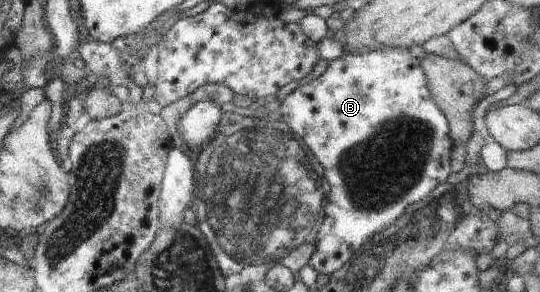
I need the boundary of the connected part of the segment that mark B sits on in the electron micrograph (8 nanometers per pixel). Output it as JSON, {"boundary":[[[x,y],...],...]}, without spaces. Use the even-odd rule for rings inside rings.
{"boundary":[[[382,48],[375,51],[361,52],[359,54],[344,53],[341,57],[330,61],[326,71],[305,83],[298,85],[297,88],[285,97],[285,100],[280,103],[279,112],[281,119],[285,122],[293,133],[308,147],[308,154],[313,155],[318,161],[319,166],[324,169],[324,177],[330,185],[327,205],[325,205],[325,217],[319,233],[317,233],[317,243],[315,243],[315,251],[309,259],[309,265],[324,275],[331,275],[338,269],[341,269],[351,257],[371,237],[385,229],[387,225],[391,225],[403,211],[410,205],[421,203],[425,197],[429,197],[429,193],[440,183],[445,183],[447,177],[451,175],[449,153],[454,147],[454,143],[450,138],[450,129],[448,119],[437,103],[434,101],[429,85],[427,85],[426,75],[420,65],[420,60],[413,57],[408,48]]]}

